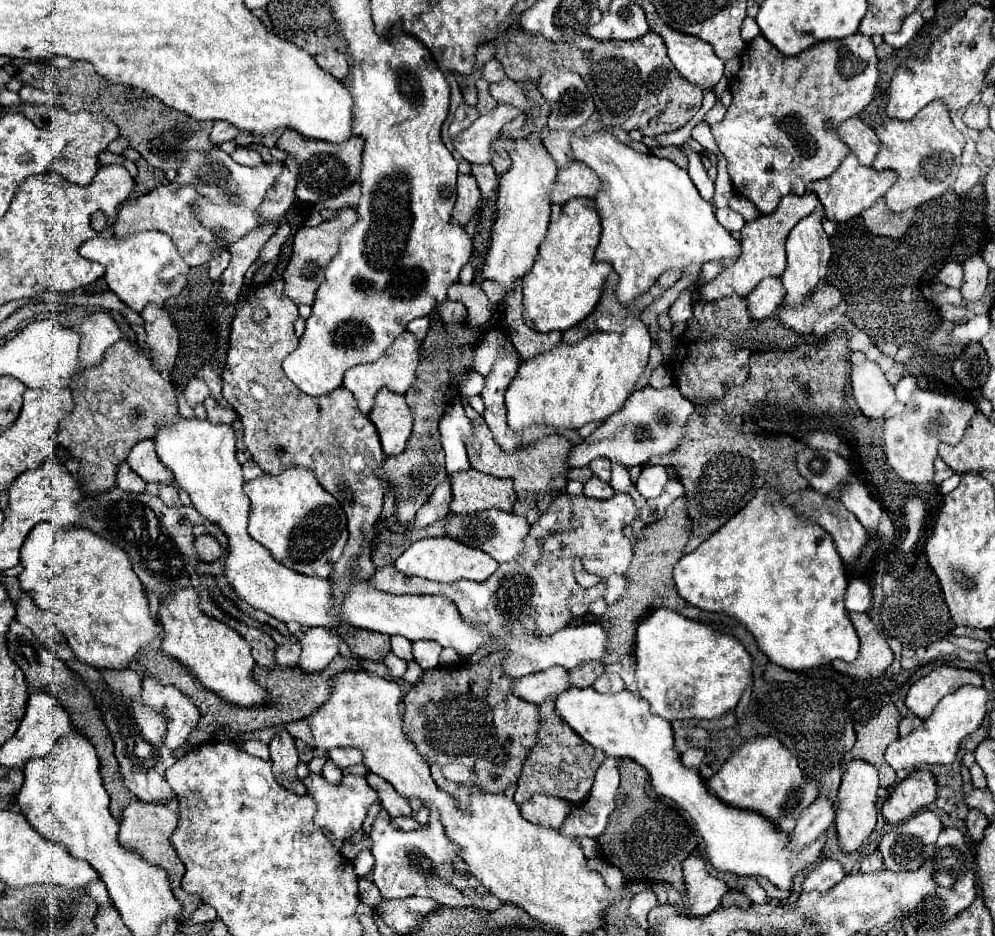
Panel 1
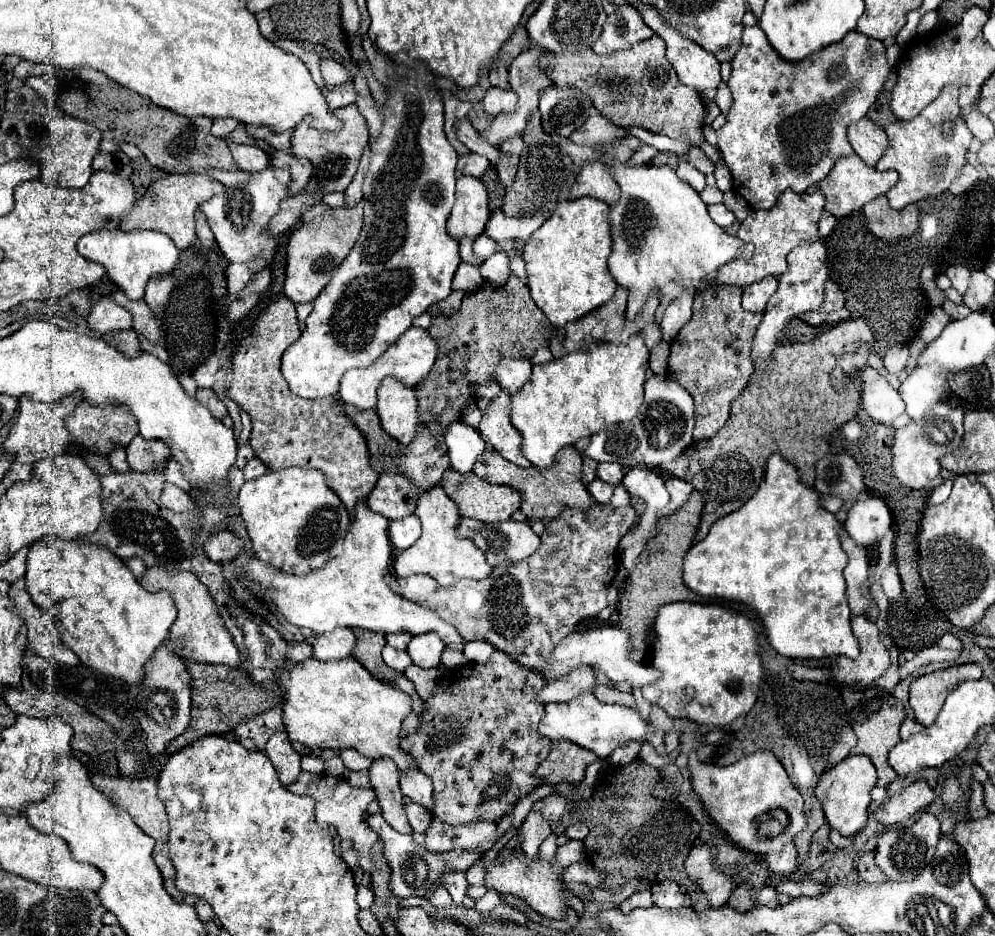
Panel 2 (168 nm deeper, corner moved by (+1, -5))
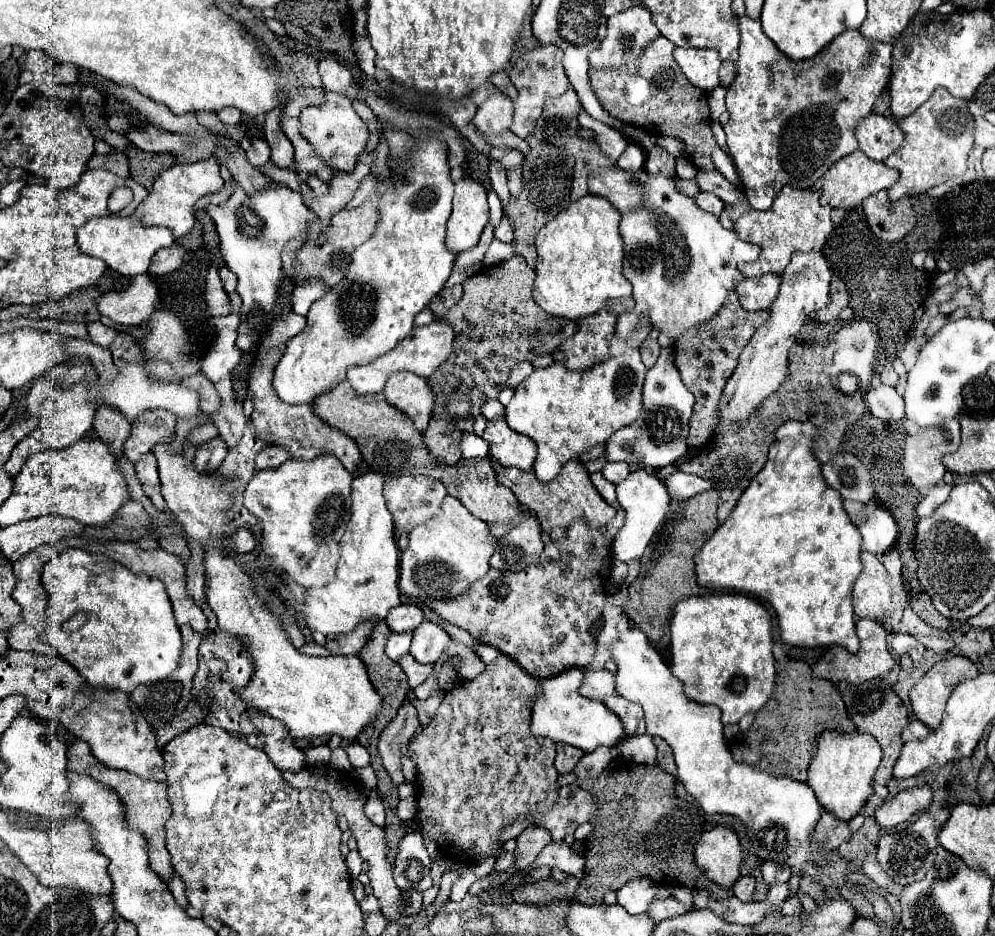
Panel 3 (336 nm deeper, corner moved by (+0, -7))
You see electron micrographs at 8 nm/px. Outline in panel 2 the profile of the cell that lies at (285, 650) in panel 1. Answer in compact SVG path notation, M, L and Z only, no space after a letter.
M291 643L287 649L287 659L293 663L303 663L311 657L311 645L307 643Z

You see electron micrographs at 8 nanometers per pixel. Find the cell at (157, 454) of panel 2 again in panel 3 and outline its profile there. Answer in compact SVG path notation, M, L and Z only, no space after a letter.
M154 409L154 411L144 411L132 423L130 437L124 443L124 457L132 463L140 459L140 455L152 451L156 443L168 441L174 435L176 427L176 417L170 411Z

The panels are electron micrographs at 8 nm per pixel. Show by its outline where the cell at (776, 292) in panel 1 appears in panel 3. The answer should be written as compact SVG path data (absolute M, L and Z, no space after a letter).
M766 273L754 279L742 279L736 285L738 299L742 307L748 311L768 309L772 301L778 297L778 289L780 289L780 275L774 273Z

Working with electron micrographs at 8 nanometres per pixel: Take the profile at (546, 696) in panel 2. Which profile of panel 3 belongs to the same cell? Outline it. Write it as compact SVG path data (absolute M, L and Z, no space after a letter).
M606 669L586 671L580 693L588 699L598 699L598 701L604 701L610 695L618 695L618 691L616 691L616 673L610 673Z

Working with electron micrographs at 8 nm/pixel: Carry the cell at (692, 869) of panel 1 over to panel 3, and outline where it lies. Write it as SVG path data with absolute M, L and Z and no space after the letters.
M716 825L696 845L696 865L718 885L732 887L740 877L742 845L730 825Z

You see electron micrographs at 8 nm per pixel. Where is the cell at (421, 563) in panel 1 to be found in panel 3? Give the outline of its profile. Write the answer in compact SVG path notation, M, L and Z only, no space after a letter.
M450 495L444 499L440 513L414 527L408 533L408 539L410 543L400 555L398 587L418 603L422 603L430 593L448 591L448 571L452 575L456 573L456 585L452 587L452 593L466 593L474 581L482 579L488 573L488 561L496 551L496 537L490 533L488 523L474 517L456 497Z

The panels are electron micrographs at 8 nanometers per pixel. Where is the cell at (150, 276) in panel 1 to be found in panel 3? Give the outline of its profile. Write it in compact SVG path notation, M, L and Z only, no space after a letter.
M134 215L94 217L78 229L76 237L78 237L80 251L84 251L86 255L92 255L92 257L100 257L108 267L126 275L128 279L146 273L152 255L160 247L170 247L170 243L174 243L172 231L168 231L164 227L144 227L144 225L140 225L140 219Z

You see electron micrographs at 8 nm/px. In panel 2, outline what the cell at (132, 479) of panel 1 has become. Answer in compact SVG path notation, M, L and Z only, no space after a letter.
M115 449L115 451L109 455L109 463L111 463L111 469L113 469L115 473L127 473L127 471L129 471L127 457L125 457L125 451L123 451L123 449Z

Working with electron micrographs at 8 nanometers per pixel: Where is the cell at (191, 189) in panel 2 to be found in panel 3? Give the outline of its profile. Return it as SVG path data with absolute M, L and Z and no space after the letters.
M214 157L200 159L194 163L176 163L160 173L160 177L154 181L150 195L138 205L136 215L142 219L144 225L168 227L176 239L182 239L194 225L194 203L206 193L220 191L222 185L224 181L220 177L218 161Z

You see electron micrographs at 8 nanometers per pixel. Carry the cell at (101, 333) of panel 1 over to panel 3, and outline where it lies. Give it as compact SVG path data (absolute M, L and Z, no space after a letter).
M148 273L138 275L122 291L110 291L98 301L100 315L120 325L142 325L158 301L158 287Z

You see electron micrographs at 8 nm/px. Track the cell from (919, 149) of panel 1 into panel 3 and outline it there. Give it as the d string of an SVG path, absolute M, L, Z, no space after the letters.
M938 87L922 107L918 107L912 115L900 119L898 125L906 131L906 139L902 147L884 161L888 167L896 167L900 171L900 179L888 189L888 197L892 201L898 201L904 195L920 195L928 189L931 189L927 192L928 196L940 198L960 186L958 182L948 179L966 171L966 159L972 149L974 117L968 111L968 101L950 95L944 87Z

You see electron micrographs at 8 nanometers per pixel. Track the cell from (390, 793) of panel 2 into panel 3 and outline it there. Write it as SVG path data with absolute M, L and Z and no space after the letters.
M406 699L398 709L396 717L382 729L378 737L378 753L382 757L382 765L396 785L404 781L400 769L400 741L410 741L416 729L418 729L416 705L414 701Z

